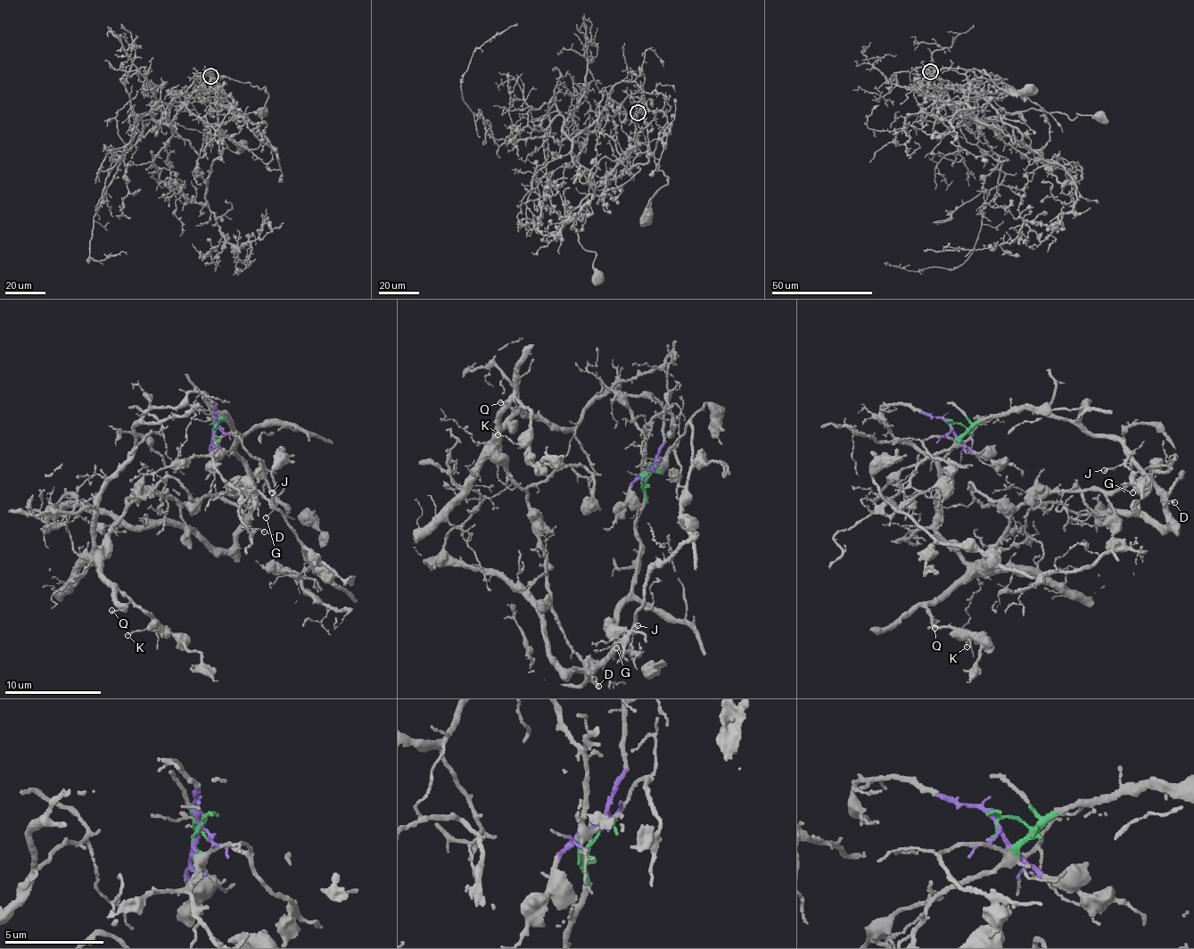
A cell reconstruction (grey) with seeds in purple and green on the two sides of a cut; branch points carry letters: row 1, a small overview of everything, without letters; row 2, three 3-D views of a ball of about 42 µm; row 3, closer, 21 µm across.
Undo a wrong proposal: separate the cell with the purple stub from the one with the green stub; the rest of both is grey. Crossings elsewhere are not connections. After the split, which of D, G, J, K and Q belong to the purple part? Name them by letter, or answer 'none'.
K, Q

